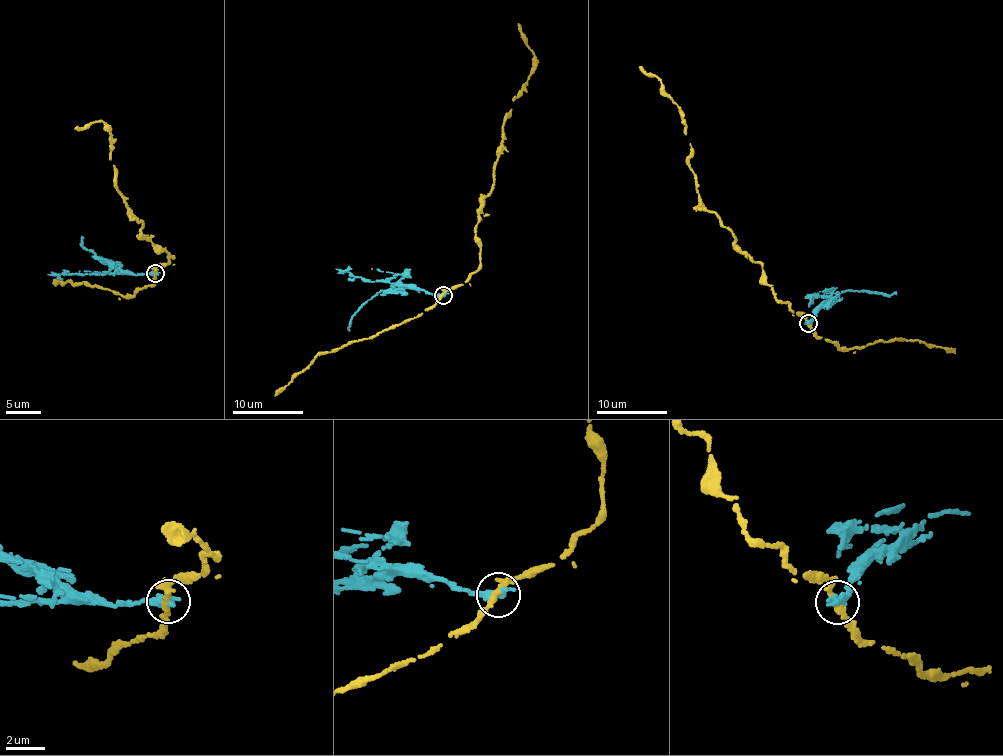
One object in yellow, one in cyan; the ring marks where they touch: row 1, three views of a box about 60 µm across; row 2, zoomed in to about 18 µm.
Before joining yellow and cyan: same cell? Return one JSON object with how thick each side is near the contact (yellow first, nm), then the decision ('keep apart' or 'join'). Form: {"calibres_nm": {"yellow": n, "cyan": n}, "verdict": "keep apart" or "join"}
{"calibres_nm": {"yellow": 320, "cyan": 500}, "verdict": "keep apart"}

